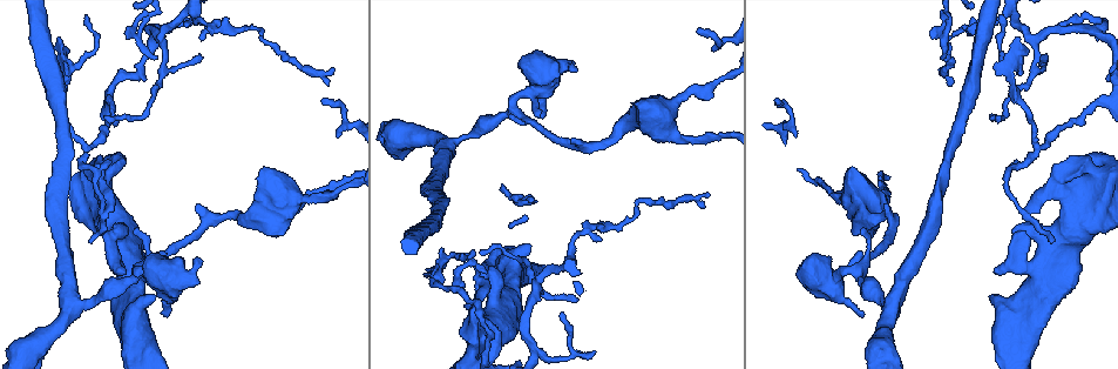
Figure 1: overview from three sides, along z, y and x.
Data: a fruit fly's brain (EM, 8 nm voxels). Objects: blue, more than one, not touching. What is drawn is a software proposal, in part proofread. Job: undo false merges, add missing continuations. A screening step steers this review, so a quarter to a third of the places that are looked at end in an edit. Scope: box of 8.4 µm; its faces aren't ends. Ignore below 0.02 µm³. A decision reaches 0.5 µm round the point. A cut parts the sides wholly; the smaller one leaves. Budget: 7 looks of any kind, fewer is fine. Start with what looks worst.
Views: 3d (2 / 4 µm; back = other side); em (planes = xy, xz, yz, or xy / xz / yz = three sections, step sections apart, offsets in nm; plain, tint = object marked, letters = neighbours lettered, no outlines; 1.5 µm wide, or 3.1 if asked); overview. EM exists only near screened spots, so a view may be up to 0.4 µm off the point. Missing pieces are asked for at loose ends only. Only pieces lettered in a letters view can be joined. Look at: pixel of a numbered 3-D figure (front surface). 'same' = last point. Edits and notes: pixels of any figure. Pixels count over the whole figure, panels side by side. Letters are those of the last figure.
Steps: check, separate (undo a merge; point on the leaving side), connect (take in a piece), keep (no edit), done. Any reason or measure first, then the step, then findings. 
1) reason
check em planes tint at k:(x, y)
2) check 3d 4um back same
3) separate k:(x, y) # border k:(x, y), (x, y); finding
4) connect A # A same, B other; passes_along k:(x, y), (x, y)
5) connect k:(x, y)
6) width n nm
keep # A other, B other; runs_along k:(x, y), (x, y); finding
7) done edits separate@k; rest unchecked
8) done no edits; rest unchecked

sudden change in width
check 3d 4um back at 1:(665, 131)

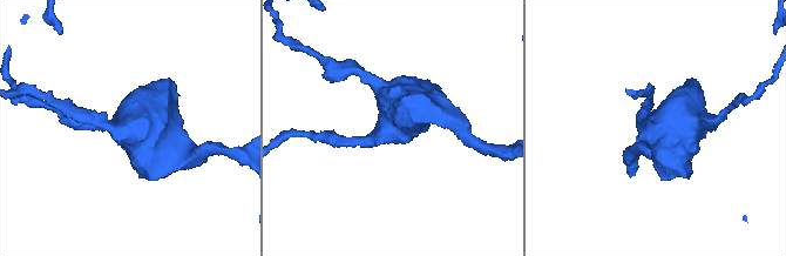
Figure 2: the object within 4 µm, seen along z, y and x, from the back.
now the EM
check em planes letters at 2:(651, 132)

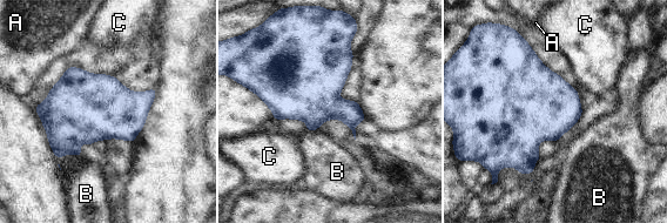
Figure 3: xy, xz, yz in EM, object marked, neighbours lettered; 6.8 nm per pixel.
width 190 nm
keep # A other, B other, C other; border 3:(318, 127), (312, 130), (305, 130); continuous, no second neuron

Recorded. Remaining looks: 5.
stops while still wide
check em planes letters at 1:(200, 258)

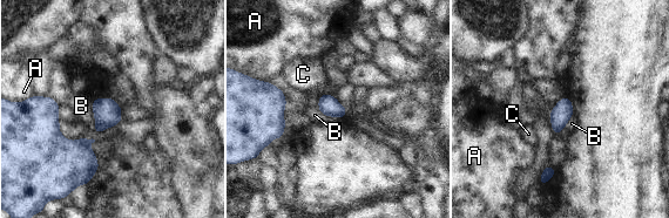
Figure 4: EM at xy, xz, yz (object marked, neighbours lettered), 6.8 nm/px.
keep # A other, B other, C other; border 4:(92, 101), (96, 125), (93, 130); no lettered piece goes on from it

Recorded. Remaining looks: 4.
three arms meet
check em yz step 4 tint at 1:(533, 355)

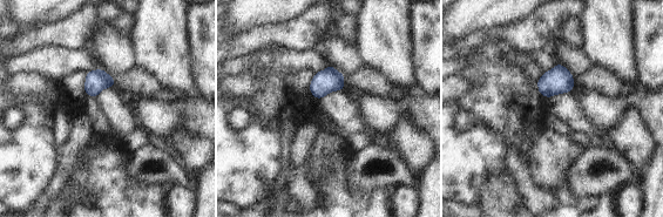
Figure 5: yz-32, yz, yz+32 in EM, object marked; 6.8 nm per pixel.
another direction
check em xz step 4 tint same

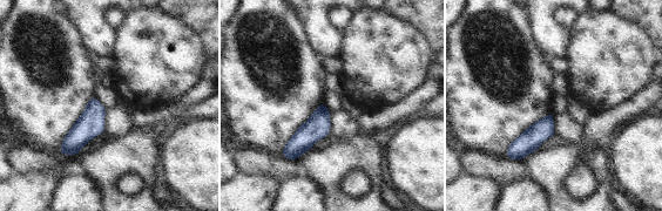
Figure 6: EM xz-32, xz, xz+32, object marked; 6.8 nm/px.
what lies round it
check em xz step 4 letters same

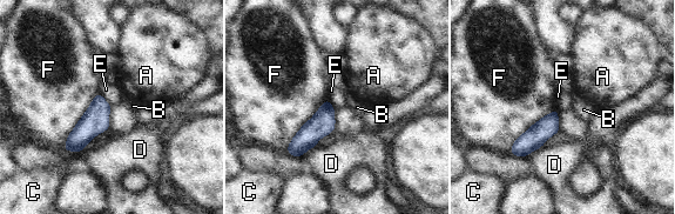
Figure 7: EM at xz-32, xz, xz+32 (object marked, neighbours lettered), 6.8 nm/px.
width 70 nm
keep # A other, B other, C other, D other, E other, F other; border 7:(98, 92), (61, 148); one neuron here

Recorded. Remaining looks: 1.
done no edits; rest unchecked

